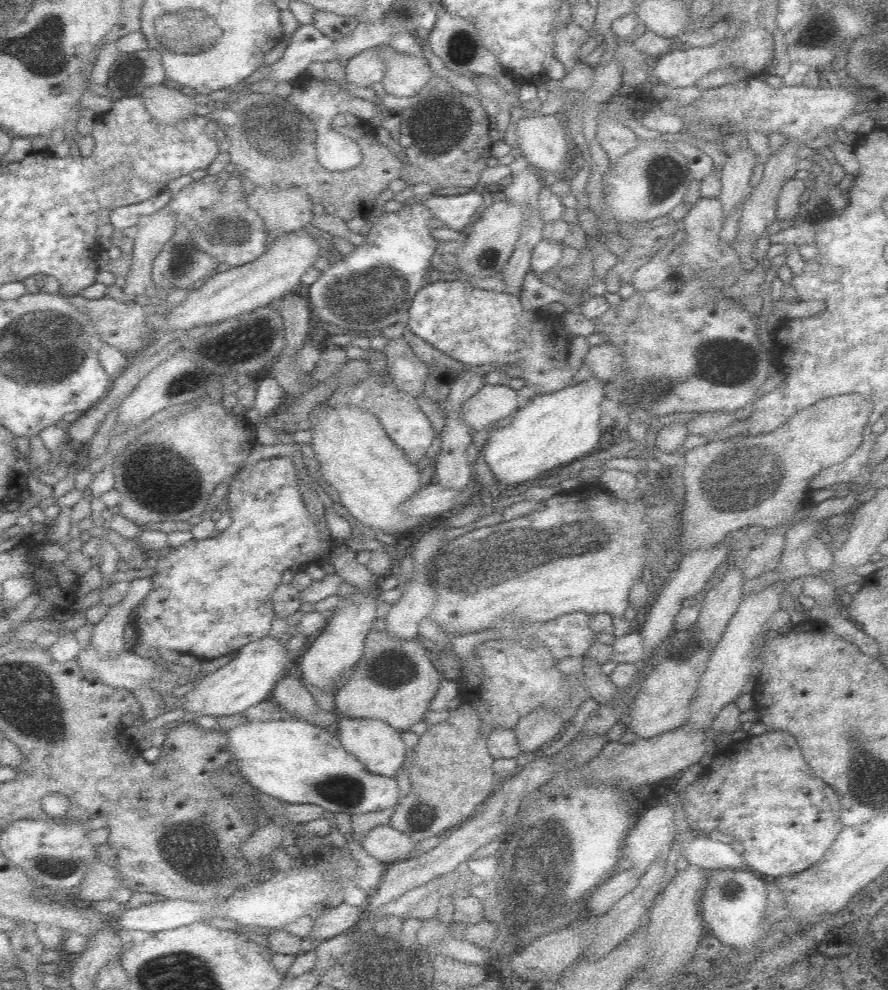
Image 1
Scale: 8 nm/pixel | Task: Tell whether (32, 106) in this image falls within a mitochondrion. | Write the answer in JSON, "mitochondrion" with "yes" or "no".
{"mitochondrion":"no"}

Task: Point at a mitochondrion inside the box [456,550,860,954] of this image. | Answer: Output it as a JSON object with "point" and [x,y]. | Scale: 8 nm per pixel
{"point":[539,864]}

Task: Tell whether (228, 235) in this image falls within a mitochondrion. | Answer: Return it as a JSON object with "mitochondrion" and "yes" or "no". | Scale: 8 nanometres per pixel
{"mitochondrion":"yes"}

